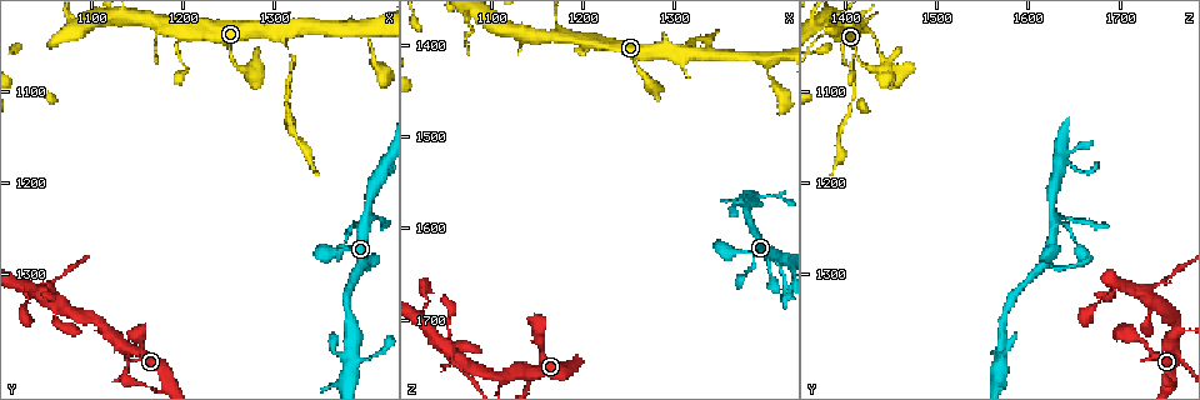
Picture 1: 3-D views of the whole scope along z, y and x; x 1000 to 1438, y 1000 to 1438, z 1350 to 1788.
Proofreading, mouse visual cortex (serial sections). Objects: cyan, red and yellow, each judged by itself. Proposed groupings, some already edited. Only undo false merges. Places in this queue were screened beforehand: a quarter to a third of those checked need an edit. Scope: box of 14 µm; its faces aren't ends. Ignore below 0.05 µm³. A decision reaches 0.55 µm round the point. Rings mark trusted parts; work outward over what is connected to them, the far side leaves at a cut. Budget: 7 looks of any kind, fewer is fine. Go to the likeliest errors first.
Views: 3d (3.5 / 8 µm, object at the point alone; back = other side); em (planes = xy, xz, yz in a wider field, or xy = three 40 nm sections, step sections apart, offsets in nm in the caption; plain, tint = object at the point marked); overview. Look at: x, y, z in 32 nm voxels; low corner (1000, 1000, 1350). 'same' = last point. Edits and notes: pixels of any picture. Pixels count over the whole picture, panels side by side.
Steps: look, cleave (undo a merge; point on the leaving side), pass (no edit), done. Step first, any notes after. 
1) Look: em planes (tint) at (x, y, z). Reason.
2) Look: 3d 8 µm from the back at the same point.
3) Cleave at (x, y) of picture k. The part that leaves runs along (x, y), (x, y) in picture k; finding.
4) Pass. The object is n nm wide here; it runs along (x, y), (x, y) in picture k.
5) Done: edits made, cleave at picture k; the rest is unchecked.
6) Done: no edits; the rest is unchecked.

Look: 3d 3.5 µm at (1315, 1040, 1405). Two arms in line, one across.

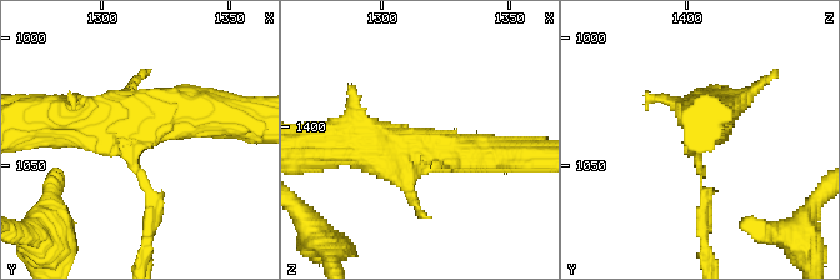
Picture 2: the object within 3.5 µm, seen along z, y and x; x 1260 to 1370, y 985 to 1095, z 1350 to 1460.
Look: em planes (tint) at (1311, 1041, 1406). Need the tissue.

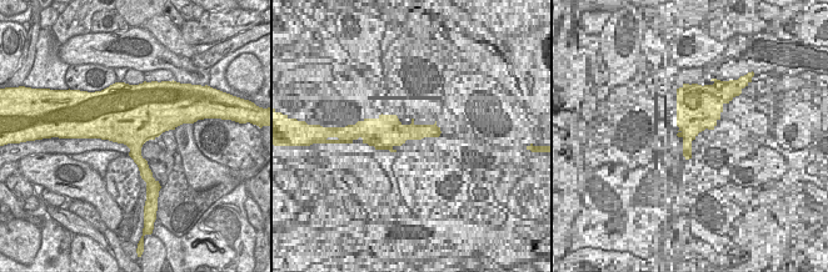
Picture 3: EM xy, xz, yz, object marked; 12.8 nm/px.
Look: em xy step 5 (tint) at the same point.

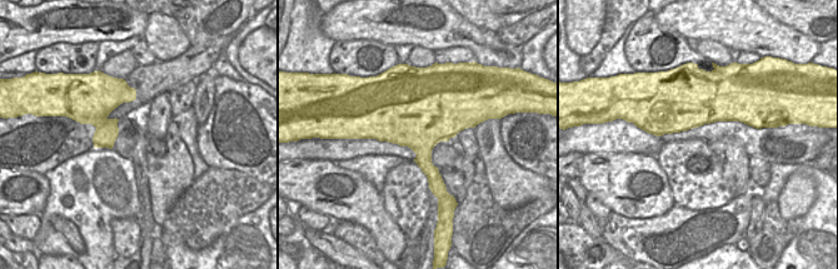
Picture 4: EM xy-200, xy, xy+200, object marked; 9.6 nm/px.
Cleave at (701, 229) of picture 2. The part that leaves runs along (704, 189), (704, 246), (710, 261) in picture 2; two cells meet here.

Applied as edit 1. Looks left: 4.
Look: 3d 3.5 µm at (1390, 1240, 1635). Sharp bend.

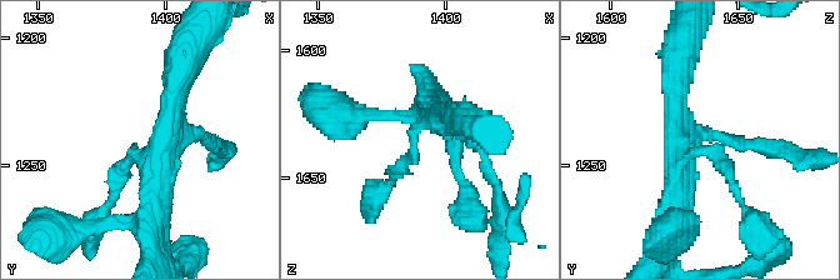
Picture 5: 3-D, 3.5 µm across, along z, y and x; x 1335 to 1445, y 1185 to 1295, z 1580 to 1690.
Look: em xy step 5 (tint) at (1388, 1244, 1637).

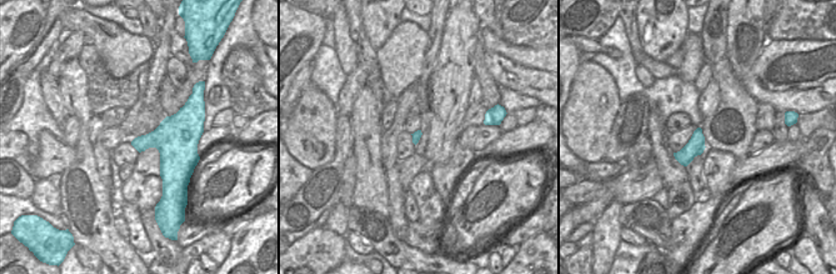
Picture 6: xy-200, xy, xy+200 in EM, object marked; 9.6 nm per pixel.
Pass. 4 arms meet here; it runs along (433, 115), (383, 186) in picture 5; all the same cell.

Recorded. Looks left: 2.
Look: em xy step 3 (tint) at (1060, 1320, 1735). Sharp bend.

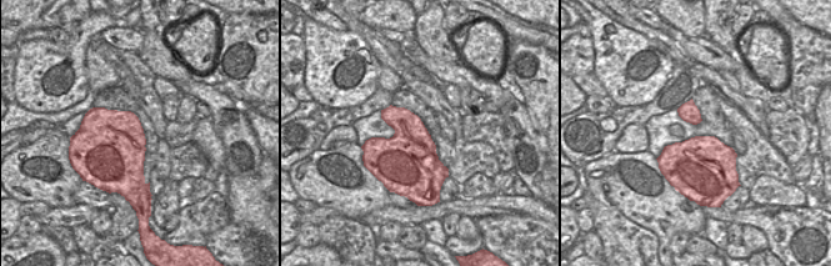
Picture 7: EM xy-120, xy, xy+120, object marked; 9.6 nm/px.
Look: 3d 3.5 µm at the same point. See where the arms go.

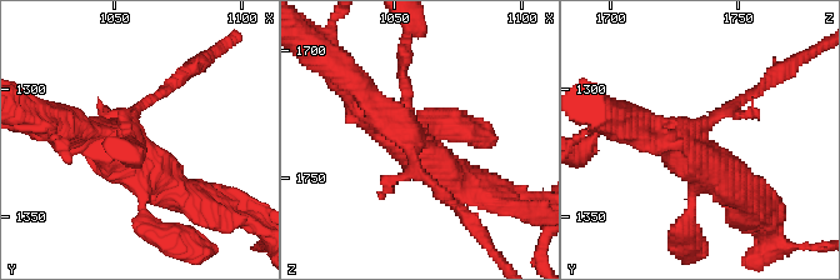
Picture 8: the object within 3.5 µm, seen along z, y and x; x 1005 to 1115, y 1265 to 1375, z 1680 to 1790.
Cleave at (755, 93) of picture 8. The part that leaves runs along (720, 114), (804, 55) in picture 8; two cells meet here.

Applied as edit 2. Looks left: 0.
Done: edits made, cleave at picture 2, cleave at picture 8; the rest is unchecked.

